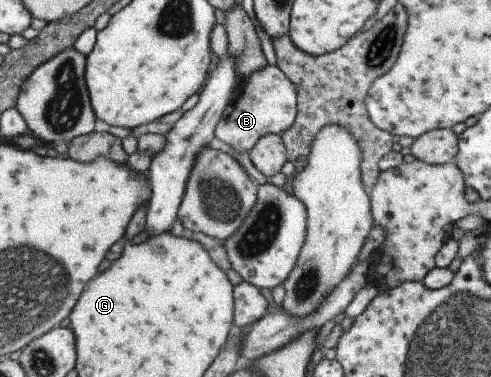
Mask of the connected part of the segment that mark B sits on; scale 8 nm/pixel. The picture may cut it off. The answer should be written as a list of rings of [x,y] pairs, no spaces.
[[[266,63],[262,69],[251,73],[237,88],[238,95],[229,100],[229,104],[223,109],[222,117],[213,131],[213,136],[227,144],[233,151],[248,152],[262,136],[271,133],[279,136],[293,124],[296,115],[297,93],[290,80],[276,66]]]

